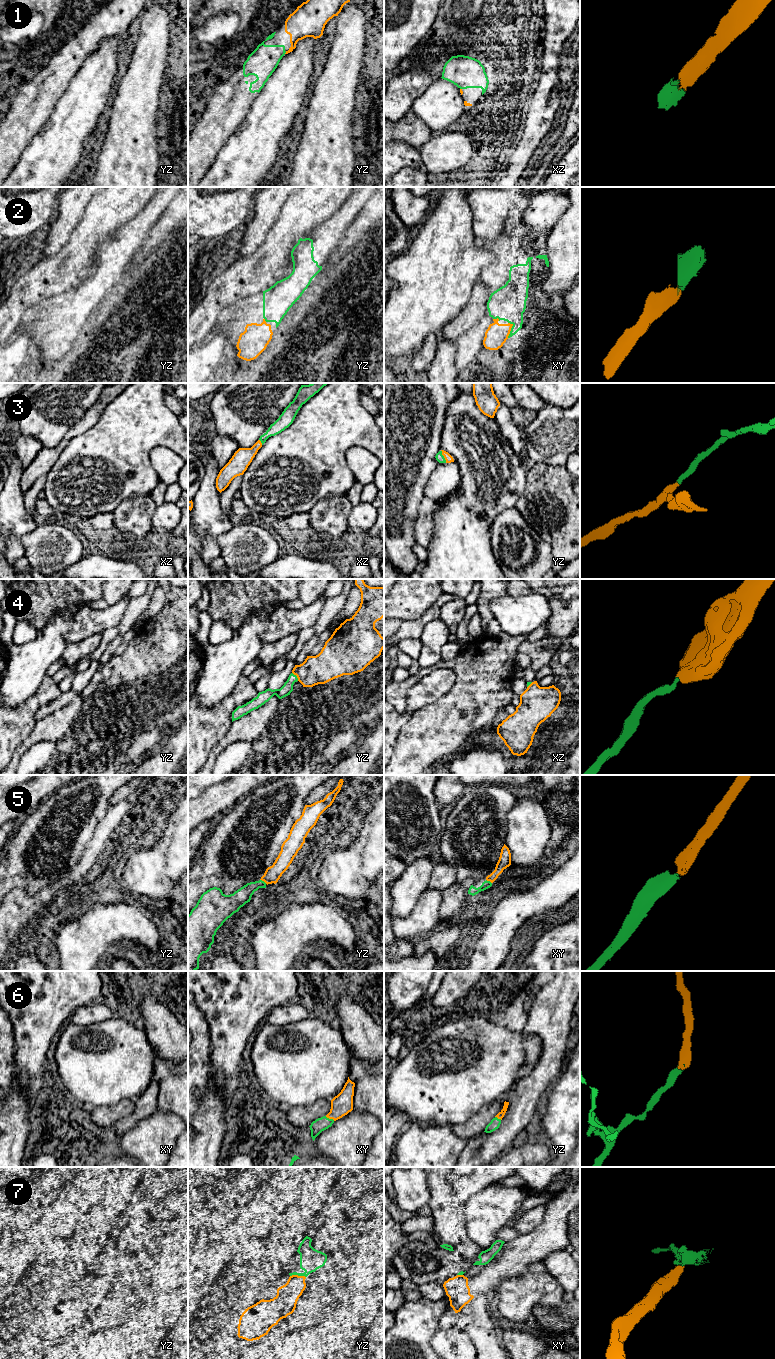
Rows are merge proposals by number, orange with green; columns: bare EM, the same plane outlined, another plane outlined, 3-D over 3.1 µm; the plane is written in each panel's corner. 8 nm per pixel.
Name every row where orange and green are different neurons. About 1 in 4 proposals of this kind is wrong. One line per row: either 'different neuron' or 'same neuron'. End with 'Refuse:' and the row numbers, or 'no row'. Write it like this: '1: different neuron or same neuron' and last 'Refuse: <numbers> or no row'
1: same neuron
2: same neuron
3: same neuron
4: same neuron
5: same neuron
6: same neuron
7: different neuron
Refuse: 7

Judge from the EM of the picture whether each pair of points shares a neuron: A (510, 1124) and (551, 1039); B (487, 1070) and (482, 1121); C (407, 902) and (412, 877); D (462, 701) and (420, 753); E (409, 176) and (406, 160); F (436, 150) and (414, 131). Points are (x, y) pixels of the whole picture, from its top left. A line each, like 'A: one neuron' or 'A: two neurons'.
A: one neuron
B: two neurons
C: one neuron
D: one neuron
E: two neurons
F: two neurons

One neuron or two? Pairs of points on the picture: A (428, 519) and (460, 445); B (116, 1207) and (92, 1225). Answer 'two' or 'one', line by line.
A: two
B: two

